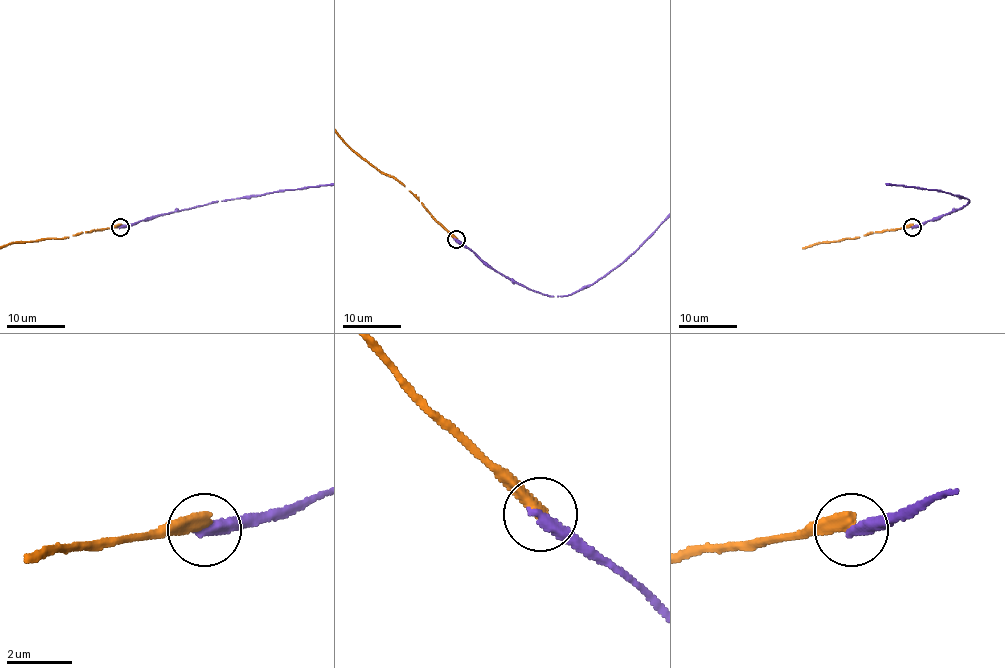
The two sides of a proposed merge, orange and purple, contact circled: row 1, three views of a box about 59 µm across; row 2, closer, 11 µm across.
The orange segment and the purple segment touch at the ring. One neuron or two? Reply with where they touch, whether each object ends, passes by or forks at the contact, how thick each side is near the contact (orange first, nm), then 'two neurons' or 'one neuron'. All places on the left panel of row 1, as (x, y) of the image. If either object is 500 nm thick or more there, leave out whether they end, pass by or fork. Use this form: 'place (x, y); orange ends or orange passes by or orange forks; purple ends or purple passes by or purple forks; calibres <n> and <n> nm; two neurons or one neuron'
place (120, 227); orange ends; purple ends; calibres 460 and 400 nm; two neurons

